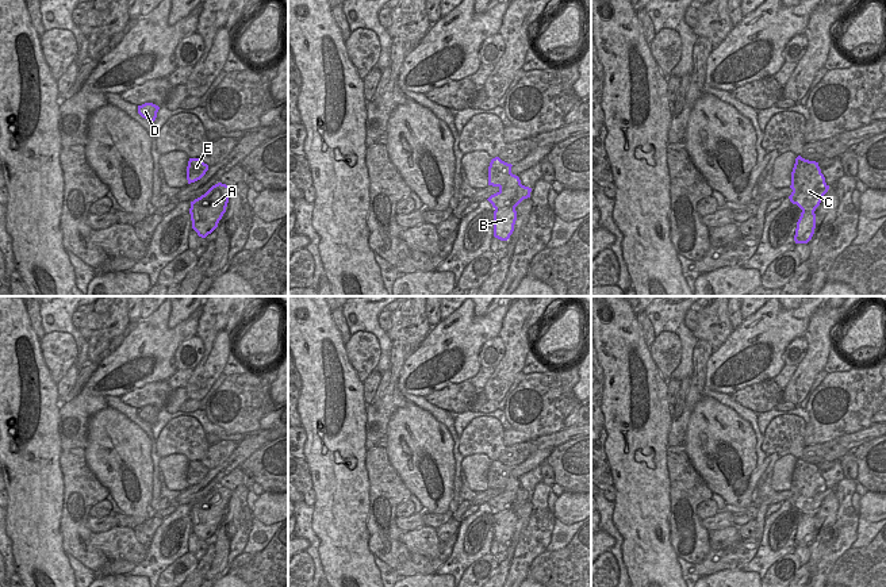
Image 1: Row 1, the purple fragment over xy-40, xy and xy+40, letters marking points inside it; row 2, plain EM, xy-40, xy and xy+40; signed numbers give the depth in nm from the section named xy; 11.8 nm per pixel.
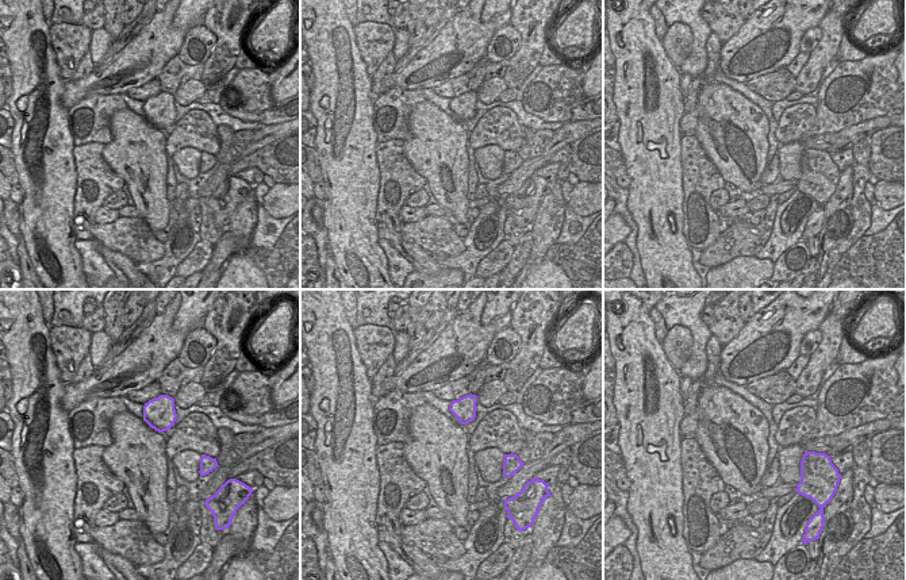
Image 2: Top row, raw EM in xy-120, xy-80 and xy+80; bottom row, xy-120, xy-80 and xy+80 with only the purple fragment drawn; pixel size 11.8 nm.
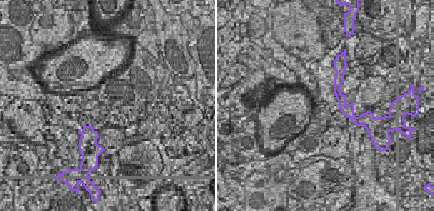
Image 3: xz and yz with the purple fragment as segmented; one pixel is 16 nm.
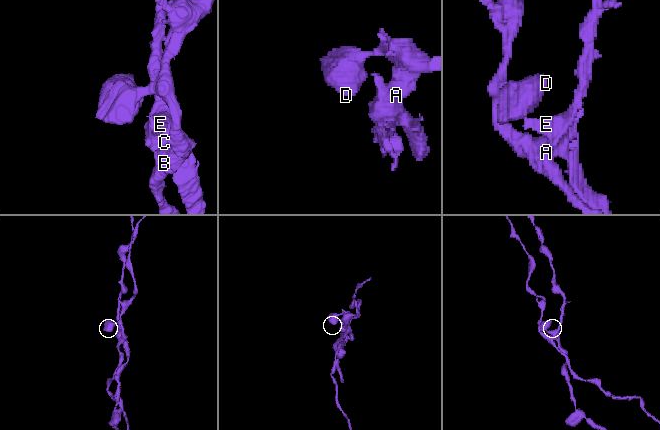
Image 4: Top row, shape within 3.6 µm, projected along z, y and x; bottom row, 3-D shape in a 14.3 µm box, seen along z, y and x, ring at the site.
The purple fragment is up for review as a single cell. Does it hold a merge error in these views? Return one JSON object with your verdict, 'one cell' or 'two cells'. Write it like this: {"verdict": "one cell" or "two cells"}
{"verdict": "two cells"}

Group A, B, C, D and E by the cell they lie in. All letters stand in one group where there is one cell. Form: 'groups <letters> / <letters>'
groups A B D / C E

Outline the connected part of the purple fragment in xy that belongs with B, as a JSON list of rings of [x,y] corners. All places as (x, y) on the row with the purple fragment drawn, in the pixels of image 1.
[[[522,184],[518,185],[514,199],[514,207],[495,208],[494,211],[494,237],[500,241],[507,241],[514,231],[517,220],[515,207],[523,200],[530,197],[532,188]]]

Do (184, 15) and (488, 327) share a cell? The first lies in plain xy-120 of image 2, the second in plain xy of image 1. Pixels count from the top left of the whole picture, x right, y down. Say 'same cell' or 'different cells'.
different cells

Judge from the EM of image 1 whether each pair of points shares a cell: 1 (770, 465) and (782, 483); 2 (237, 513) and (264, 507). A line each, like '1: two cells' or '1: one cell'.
1: one cell
2: two cells

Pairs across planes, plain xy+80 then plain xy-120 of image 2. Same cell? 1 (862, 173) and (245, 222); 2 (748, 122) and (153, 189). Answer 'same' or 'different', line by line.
1: same
2: same

